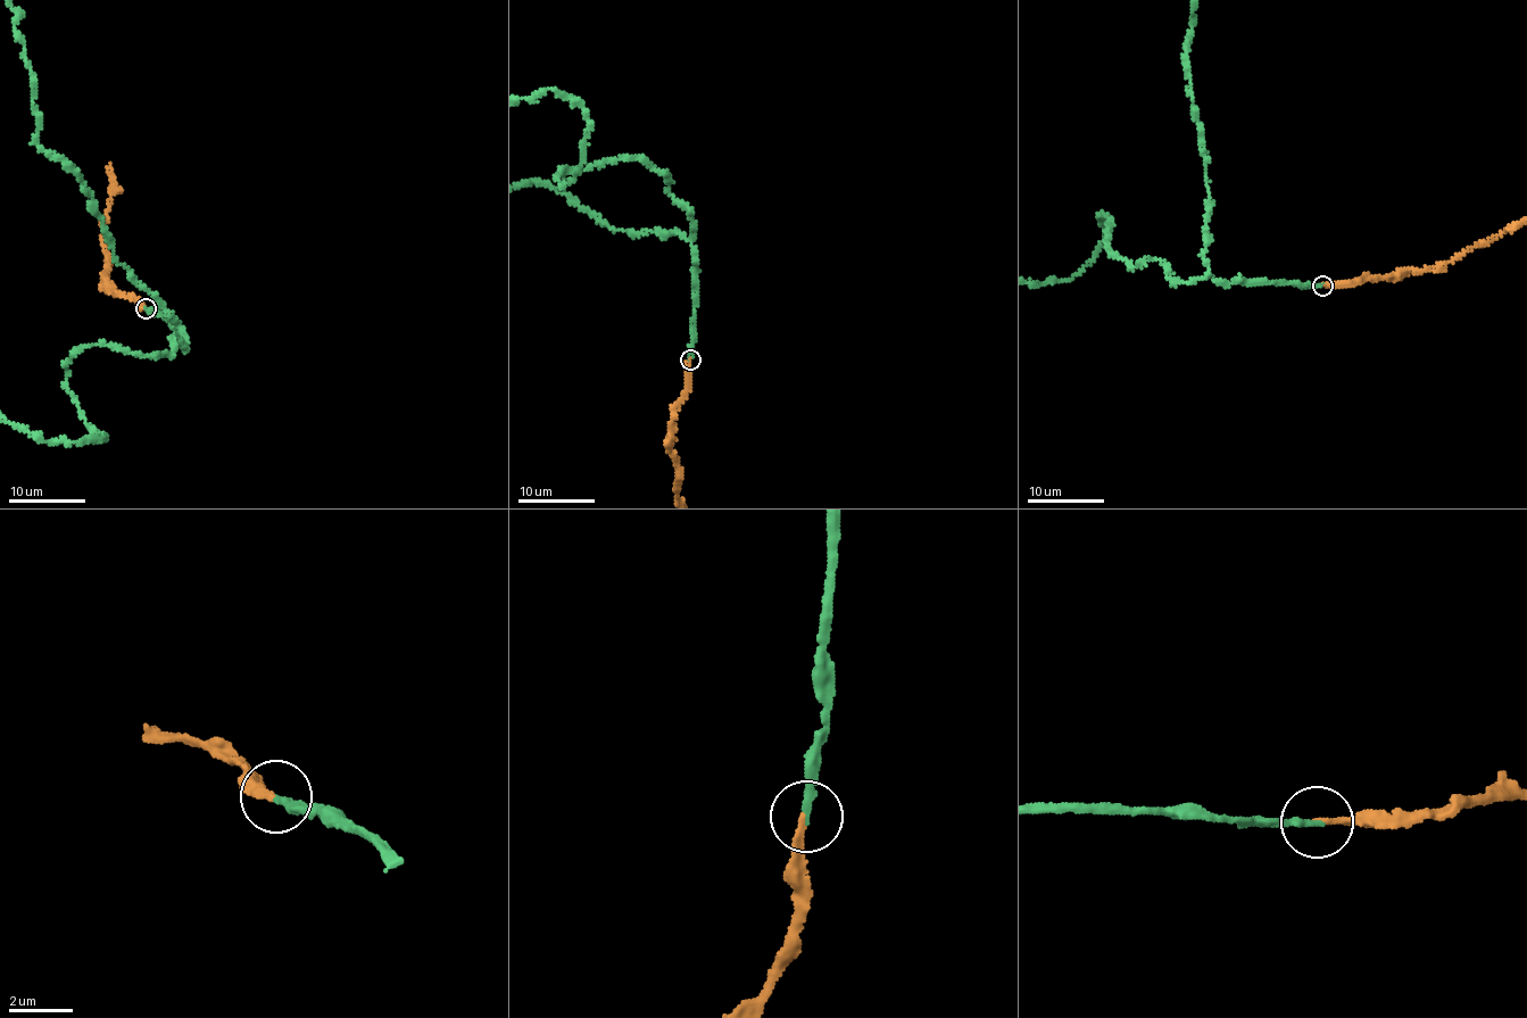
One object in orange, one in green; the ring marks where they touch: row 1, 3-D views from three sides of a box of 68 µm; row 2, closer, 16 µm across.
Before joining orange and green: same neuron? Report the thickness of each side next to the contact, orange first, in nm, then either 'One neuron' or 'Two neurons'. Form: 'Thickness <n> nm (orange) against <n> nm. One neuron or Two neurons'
Thickness 180 nm (orange) against 220 nm. One neuron

